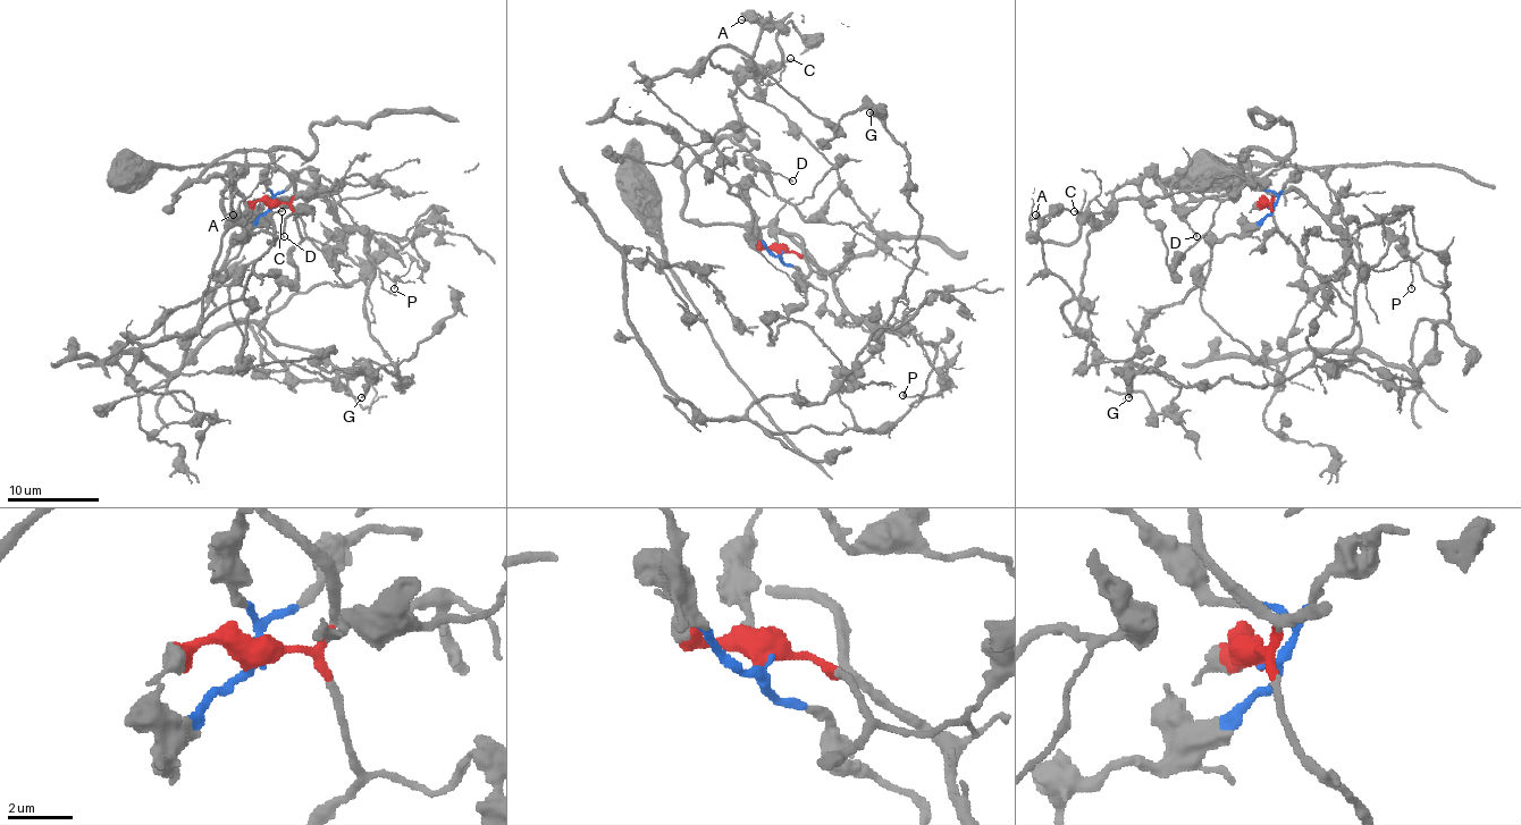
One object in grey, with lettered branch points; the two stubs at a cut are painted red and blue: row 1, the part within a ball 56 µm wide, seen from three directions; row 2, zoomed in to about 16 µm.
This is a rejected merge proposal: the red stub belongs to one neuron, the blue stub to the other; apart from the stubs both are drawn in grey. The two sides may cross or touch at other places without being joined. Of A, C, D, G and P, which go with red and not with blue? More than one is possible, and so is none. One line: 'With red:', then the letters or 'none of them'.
With red: A, C, D, G, P

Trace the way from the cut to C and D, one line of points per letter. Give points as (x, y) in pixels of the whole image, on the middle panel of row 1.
C: (780, 255), (800, 255), (803, 242), (694, 225), (682, 204), (685, 173), (738, 128), (731, 97), (791, 59)
D: (780, 255), (800, 255), (803, 242), (770, 227), (689, 222), (682, 216), (685, 173), (731, 137), (793, 182)

